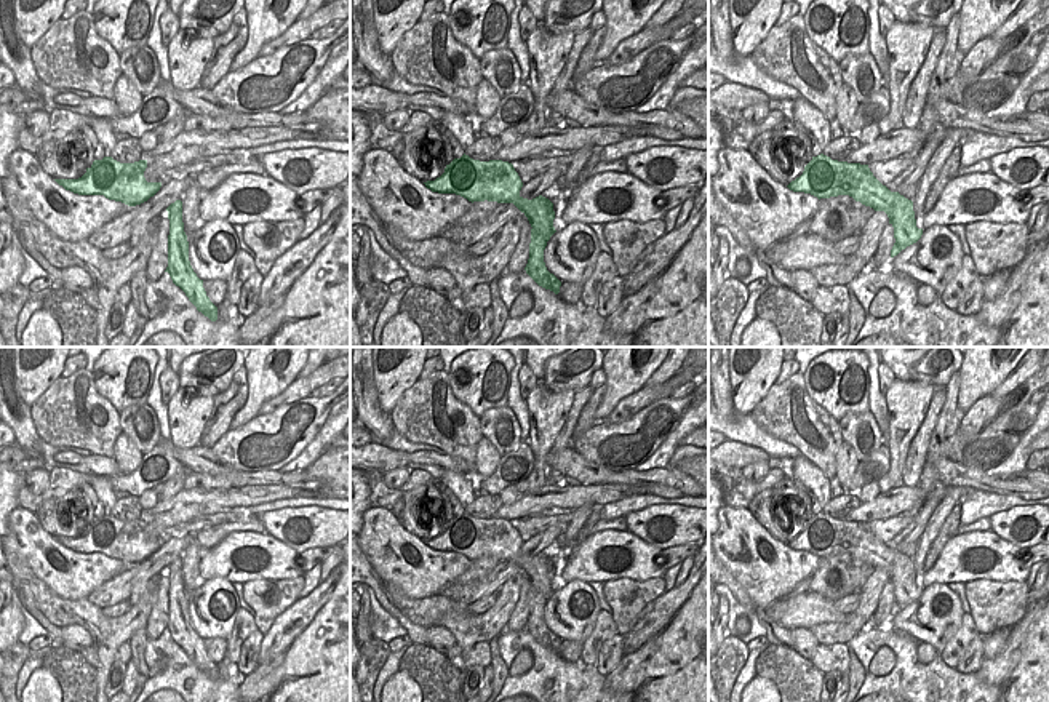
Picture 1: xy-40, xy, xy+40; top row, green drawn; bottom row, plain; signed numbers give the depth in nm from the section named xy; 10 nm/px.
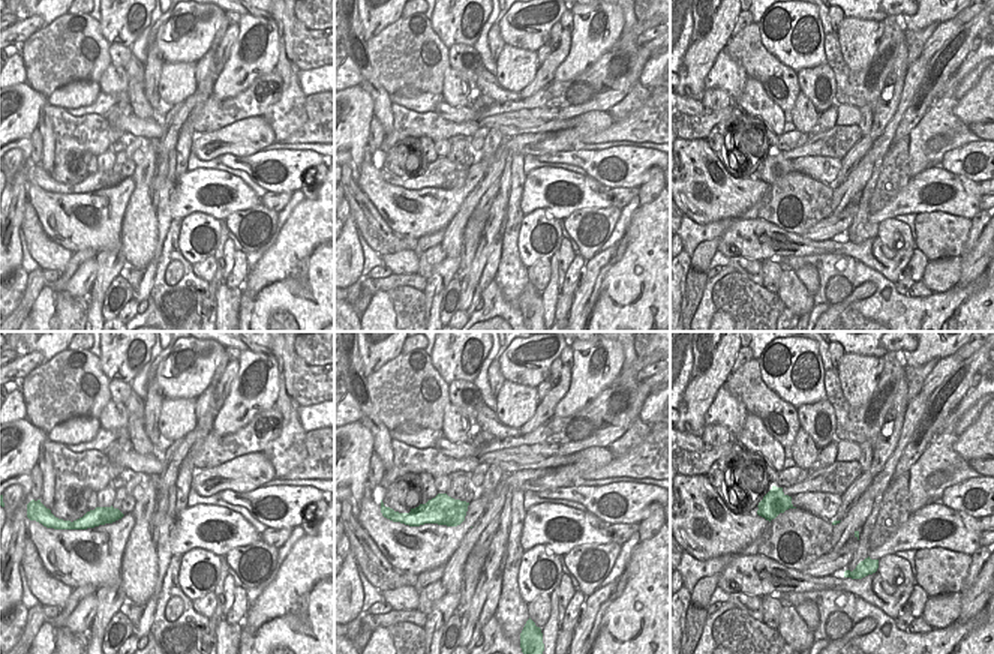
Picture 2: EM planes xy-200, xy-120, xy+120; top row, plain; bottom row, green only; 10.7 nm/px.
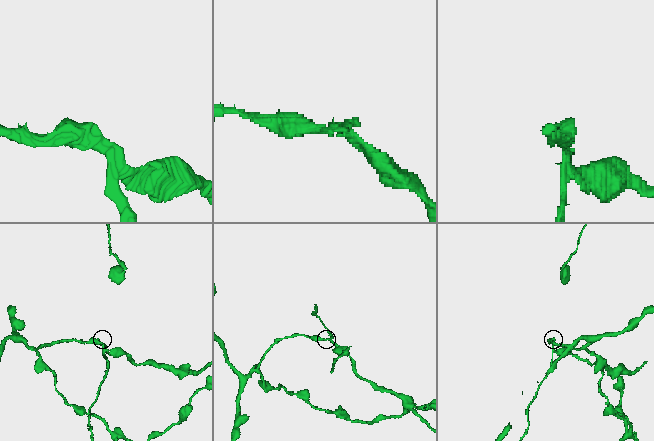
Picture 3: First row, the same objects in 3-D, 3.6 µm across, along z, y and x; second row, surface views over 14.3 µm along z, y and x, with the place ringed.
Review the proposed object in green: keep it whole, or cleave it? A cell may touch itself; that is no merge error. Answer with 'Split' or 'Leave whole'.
Split

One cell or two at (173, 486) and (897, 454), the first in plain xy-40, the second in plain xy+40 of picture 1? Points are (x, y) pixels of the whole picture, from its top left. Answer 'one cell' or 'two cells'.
one cell

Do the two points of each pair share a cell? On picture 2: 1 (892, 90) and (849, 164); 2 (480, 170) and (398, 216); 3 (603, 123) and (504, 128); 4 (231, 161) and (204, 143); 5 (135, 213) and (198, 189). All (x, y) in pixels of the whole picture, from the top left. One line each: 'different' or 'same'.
1: same
2: same
3: different
4: different
5: different

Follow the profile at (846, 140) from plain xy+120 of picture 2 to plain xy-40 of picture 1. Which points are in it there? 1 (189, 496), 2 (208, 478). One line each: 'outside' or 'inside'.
1: inside
2: outside

